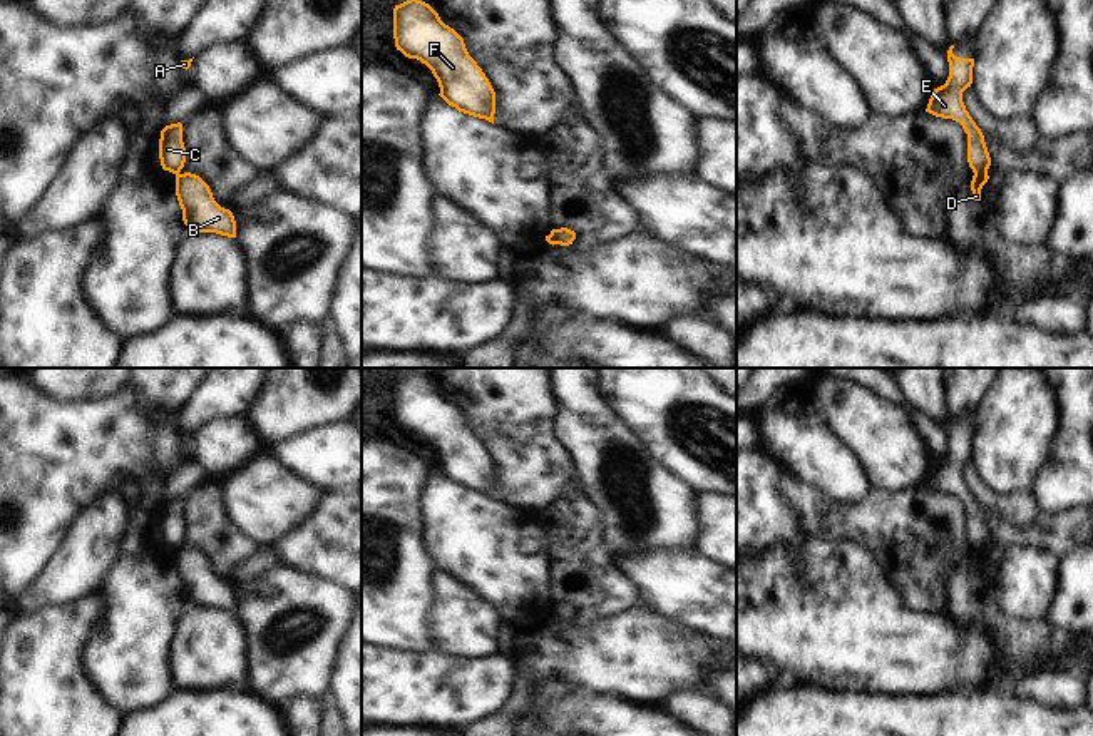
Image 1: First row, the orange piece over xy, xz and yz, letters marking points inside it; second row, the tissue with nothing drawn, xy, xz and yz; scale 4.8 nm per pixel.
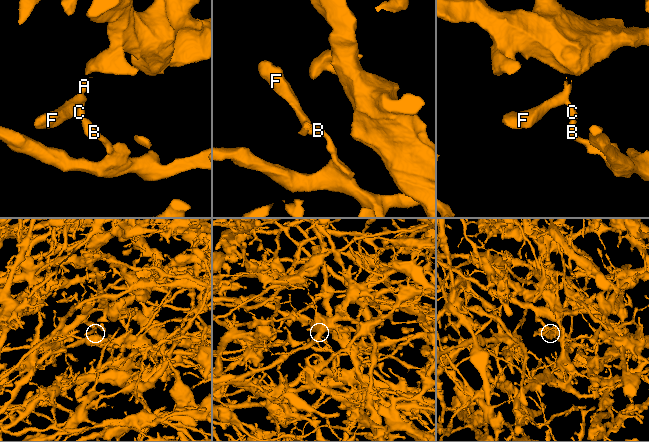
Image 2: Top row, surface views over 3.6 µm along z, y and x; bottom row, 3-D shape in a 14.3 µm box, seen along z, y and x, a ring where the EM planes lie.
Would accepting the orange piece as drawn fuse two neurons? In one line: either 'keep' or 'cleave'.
cleave

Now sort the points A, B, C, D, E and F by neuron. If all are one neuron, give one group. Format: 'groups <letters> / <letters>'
groups A C E F / B D

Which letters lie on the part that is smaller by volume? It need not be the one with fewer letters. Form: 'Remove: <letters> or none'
Remove: A, C, E, F

